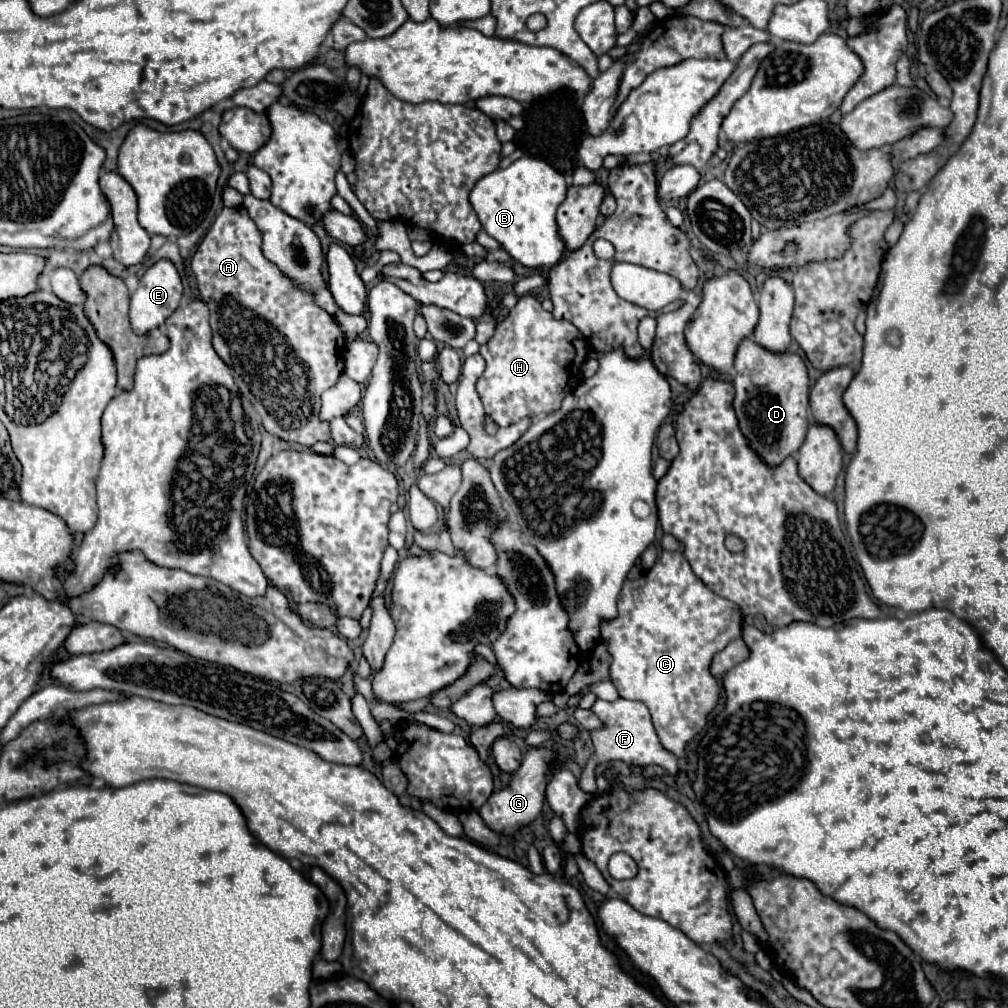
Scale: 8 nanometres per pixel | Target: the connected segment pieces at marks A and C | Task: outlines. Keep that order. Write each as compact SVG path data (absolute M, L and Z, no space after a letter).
M244 206L224 208L218 214L214 224L202 238L196 254L192 256L192 272L196 276L200 296L210 310L212 346L232 370L234 382L240 392L260 414L262 426L270 434L286 442L298 442L302 446L330 440L328 422L320 422L318 418L320 394L334 386L344 370L344 334L338 328L336 320L314 302L314 292L296 286L288 276L280 272L276 264L272 264L262 254L262 232L248 216Z
M668 550L660 554L656 564L644 576L624 582L618 596L618 616L600 622L600 636L602 640L608 640L608 652L612 654L610 676L614 686L622 698L640 700L648 706L662 746L678 758L684 758L686 742L706 726L706 716L718 702L720 684L708 670L712 656L730 640L740 638L740 628L742 610L734 602L708 590L694 572L690 572L690 564L686 564L682 552Z

